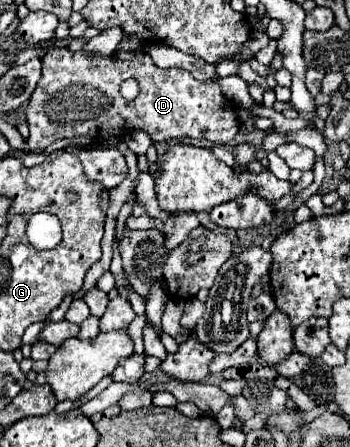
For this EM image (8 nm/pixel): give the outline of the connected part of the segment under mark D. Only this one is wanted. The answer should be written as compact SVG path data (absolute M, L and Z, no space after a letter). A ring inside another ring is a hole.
M53 48L41 62L43 74L25 112L31 130L29 152L43 152L59 138L121 138L133 128L145 130L155 144L181 138L205 138L213 144L227 144L241 128L237 104L221 92L217 82L199 82L191 72L181 68L163 70L153 64L149 54L137 54L121 62L115 58L87 58L83 52ZM129 78L137 80L139 94L133 100L123 100L119 88Z

